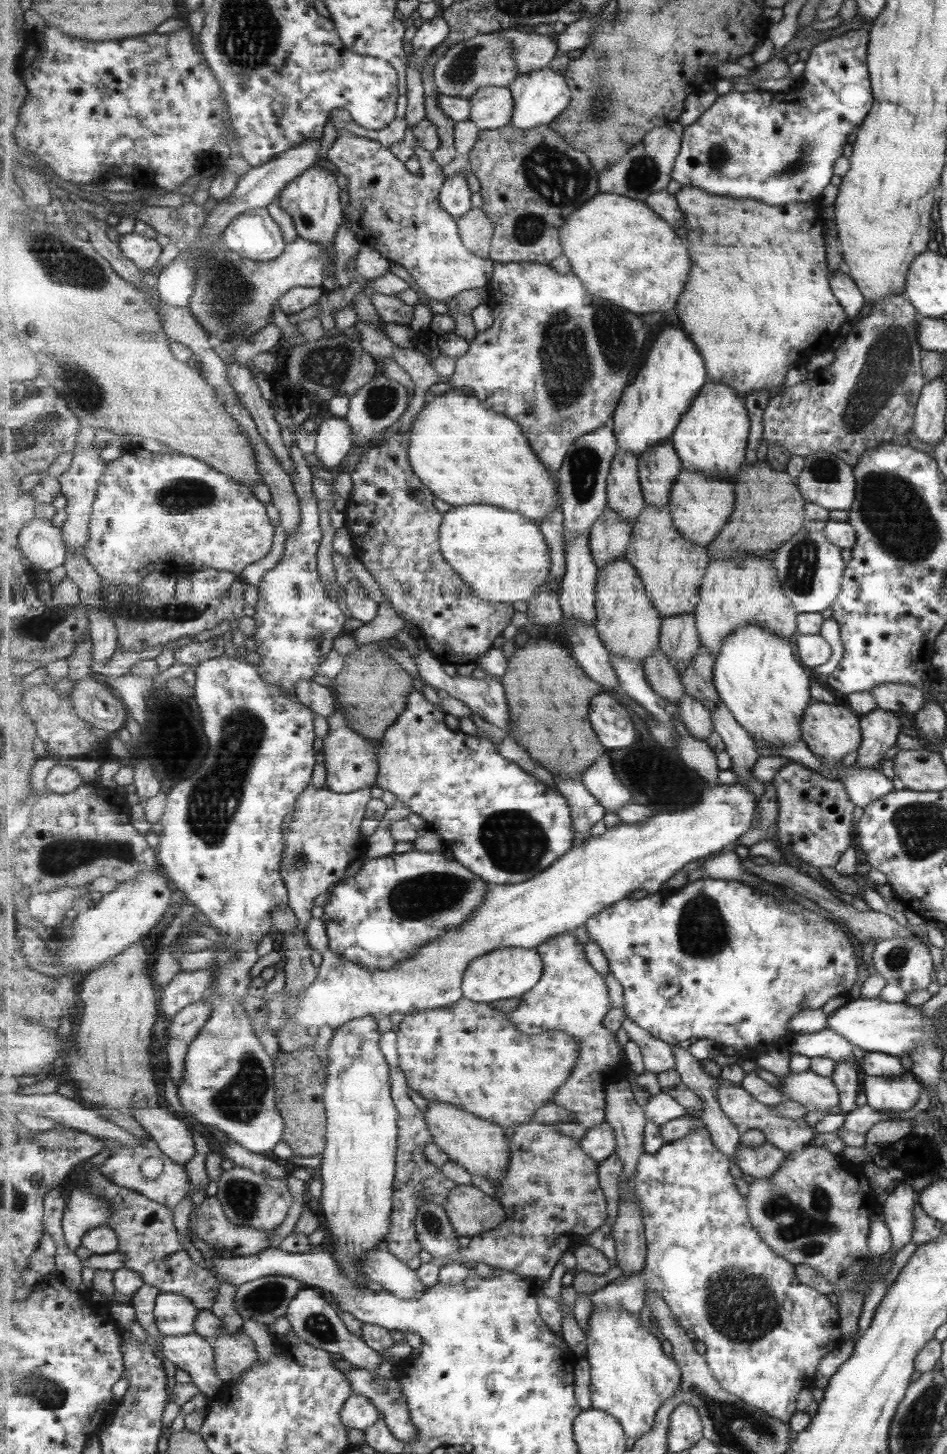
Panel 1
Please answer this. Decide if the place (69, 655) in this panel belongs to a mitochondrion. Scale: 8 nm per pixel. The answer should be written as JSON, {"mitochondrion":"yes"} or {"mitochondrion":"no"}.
{"mitochondrion":"no"}

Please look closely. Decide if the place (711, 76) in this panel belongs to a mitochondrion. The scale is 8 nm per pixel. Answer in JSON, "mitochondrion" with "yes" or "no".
{"mitochondrion":"no"}

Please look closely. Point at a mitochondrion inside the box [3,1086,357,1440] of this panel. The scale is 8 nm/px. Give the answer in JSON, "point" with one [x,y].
{"point":[47,1393]}

